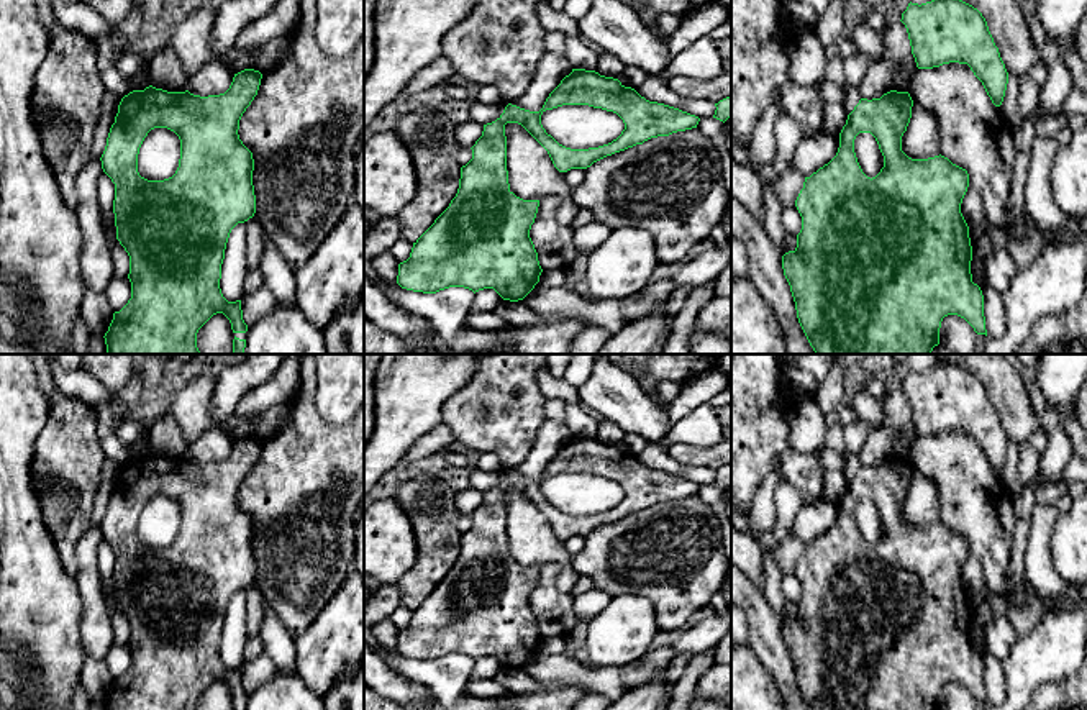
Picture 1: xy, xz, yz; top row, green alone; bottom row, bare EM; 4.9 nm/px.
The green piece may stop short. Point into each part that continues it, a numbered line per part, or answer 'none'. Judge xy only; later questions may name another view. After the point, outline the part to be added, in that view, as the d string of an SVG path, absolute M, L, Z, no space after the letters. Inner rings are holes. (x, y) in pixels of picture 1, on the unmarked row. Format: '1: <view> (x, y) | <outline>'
none

